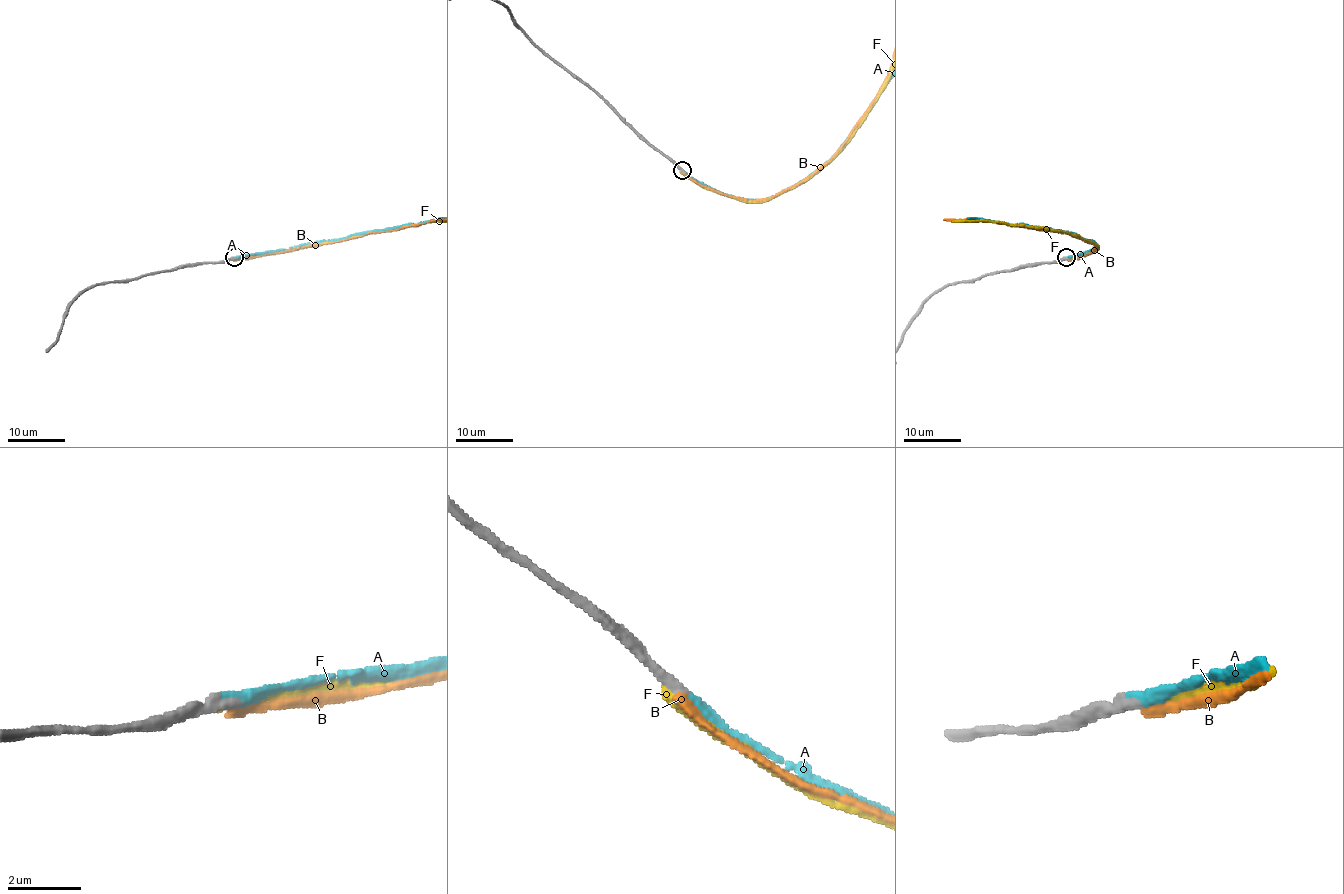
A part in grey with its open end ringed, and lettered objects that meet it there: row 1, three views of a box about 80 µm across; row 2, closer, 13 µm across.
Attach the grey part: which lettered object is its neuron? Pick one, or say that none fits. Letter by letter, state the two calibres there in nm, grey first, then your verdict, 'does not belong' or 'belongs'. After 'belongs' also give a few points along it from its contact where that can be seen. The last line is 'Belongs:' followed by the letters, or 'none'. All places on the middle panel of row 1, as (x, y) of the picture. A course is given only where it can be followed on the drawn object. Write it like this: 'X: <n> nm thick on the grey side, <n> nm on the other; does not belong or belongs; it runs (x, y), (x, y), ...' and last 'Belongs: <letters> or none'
A: 400 nm thick on the grey side, 300 nm on the other; belongs
B: 360 nm thick on the grey side, 280 nm on the other; does not belong
F: 380 nm thick on the grey side, 400 nm on the other; does not belong
Belongs: A

